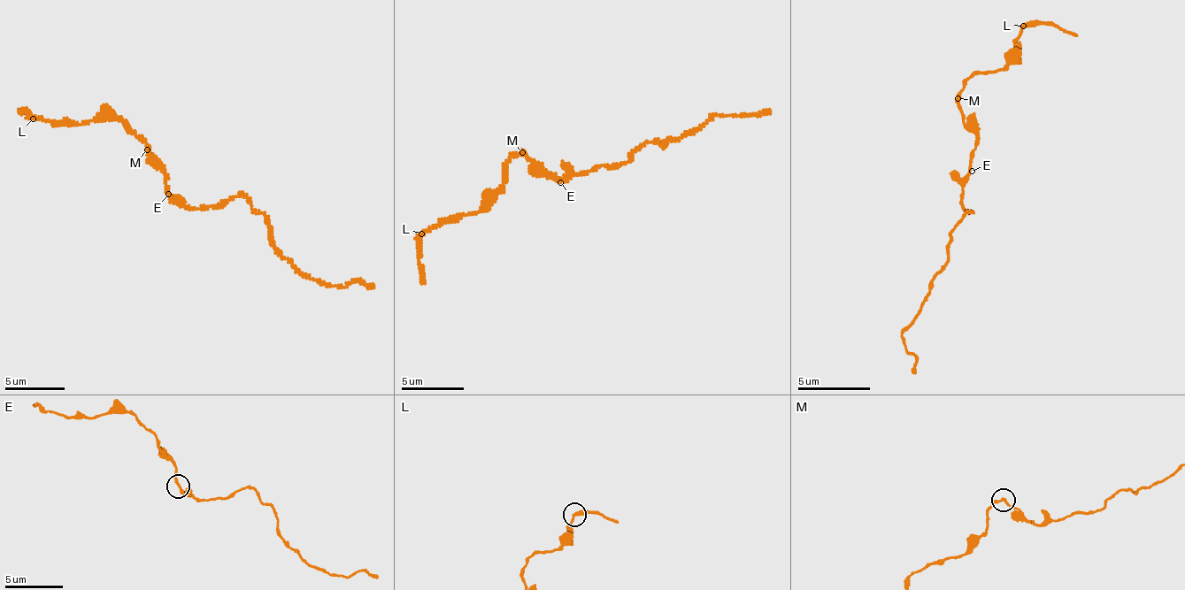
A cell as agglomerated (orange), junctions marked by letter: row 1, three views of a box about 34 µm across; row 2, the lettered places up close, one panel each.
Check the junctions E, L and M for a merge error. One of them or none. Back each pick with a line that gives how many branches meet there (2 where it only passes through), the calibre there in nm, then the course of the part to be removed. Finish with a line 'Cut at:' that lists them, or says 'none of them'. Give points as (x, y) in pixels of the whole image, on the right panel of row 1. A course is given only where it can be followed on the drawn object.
Cut at: none of them

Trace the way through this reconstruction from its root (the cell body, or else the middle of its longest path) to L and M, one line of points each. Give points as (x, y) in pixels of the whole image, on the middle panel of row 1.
L: (563, 179), (554, 180), (525, 152), (510, 159), (507, 181), (485, 198), (478, 212), (442, 220), (421, 235)
M: (563, 179), (554, 180), (550, 172), (522, 152)

